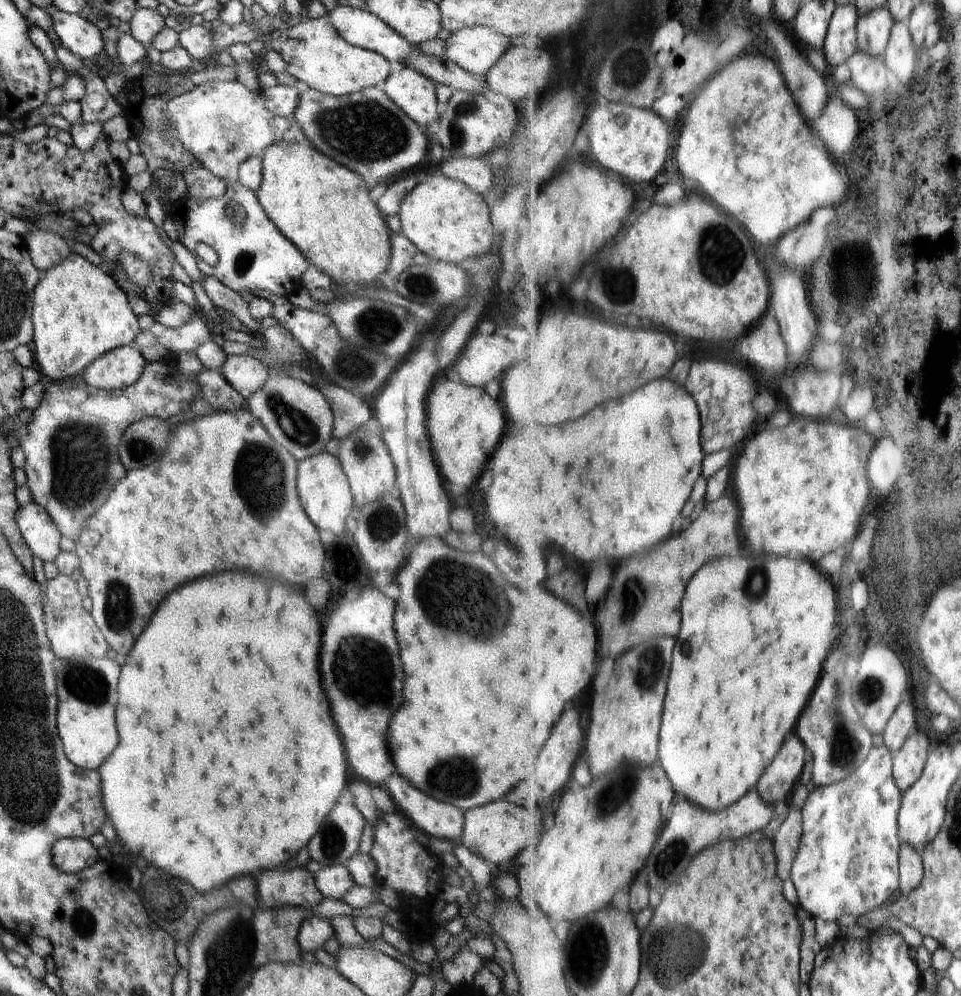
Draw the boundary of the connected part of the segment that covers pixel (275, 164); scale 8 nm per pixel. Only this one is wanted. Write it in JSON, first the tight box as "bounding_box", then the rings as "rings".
{"bounding_box":[255,139,390,288],"rings":[[[282,139],[278,144],[266,148],[262,160],[262,180],[255,192],[262,210],[272,224],[284,234],[310,264],[324,272],[336,284],[356,283],[362,288],[382,284],[383,276],[390,264],[390,228],[382,220],[384,214],[376,208],[366,182],[340,166],[332,158],[318,152],[308,139],[304,142],[288,142]]]}

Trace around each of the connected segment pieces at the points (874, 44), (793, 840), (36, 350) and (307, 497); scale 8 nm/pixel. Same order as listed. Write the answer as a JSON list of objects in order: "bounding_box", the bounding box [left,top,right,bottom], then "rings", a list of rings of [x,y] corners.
[{"bounding_box":[858,8,896,60],"rings":[[[889,8],[864,14],[858,24],[859,50],[884,60],[896,21]]]},{"bounding_box":[774,807,804,880],"rings":[[[793,807],[790,816],[778,831],[774,839],[777,858],[779,862],[779,873],[784,880],[792,880],[792,866],[796,864],[796,856],[802,842],[802,822],[804,814],[802,810]]]},{"bounding_box":[31,253,140,382],"rings":[[[71,253],[70,258],[58,266],[43,271],[40,282],[34,288],[31,347],[40,374],[44,374],[54,382],[62,382],[78,376],[96,358],[100,358],[102,354],[110,350],[133,345],[136,334],[140,332],[138,317],[128,303],[127,294],[124,294],[120,285],[104,271],[90,263],[85,257]]]},{"bounding_box":[297,451,354,536],"rings":[[[326,451],[297,461],[297,491],[300,504],[314,526],[330,530],[336,536],[350,527],[348,520],[354,505],[352,491],[339,460],[331,453]]]}]

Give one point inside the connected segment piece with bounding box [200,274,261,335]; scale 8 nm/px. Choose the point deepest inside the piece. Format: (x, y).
(224, 298)

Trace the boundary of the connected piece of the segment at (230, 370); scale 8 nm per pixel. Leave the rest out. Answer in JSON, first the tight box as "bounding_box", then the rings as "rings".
{"bounding_box":[220,352,270,399],"rings":[[[254,352],[250,355],[227,356],[220,371],[226,382],[247,399],[266,384],[270,373],[268,366],[261,354]]]}

